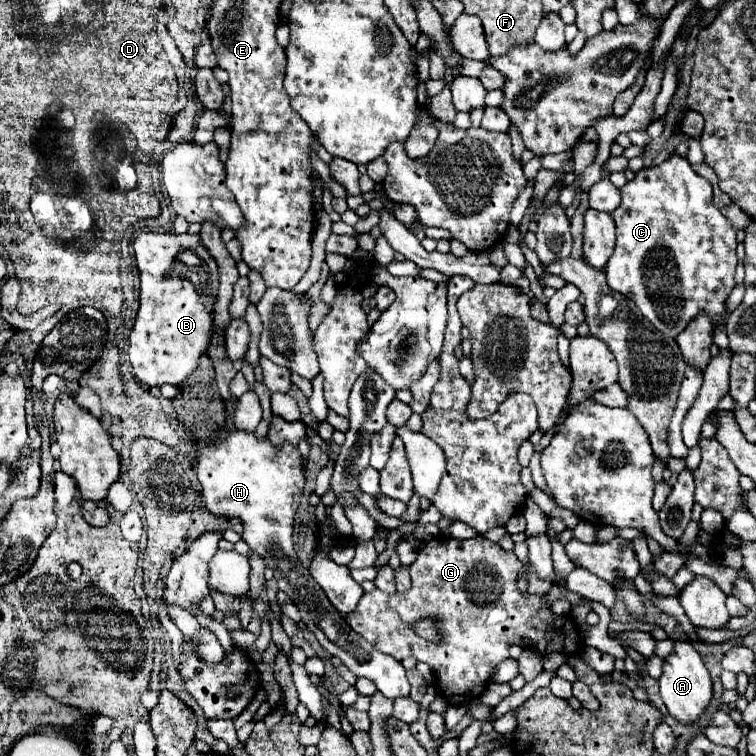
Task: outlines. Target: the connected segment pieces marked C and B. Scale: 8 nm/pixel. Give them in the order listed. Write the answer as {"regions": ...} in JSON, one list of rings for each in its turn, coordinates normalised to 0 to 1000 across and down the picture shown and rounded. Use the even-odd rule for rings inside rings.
{"regions":[[[[890,204],[877,217],[843,228],[843,233],[821,249],[821,270],[813,280],[808,280],[808,286],[813,288],[816,320],[800,352],[803,378],[811,386],[827,389],[832,397],[837,397],[848,415],[880,444],[893,447],[901,442],[925,413],[935,415],[943,434],[948,434],[962,415],[959,399],[972,381],[975,317],[967,294],[951,280],[951,275],[946,275],[940,265],[938,241],[917,228],[911,212]]],[[[187,307],[179,320],[176,320],[176,328],[179,328],[179,344],[181,344],[181,352],[184,352],[184,360],[187,360],[187,405],[184,405],[184,413],[181,413],[181,423],[179,423],[179,431],[173,437],[173,444],[171,444],[171,476],[176,481],[176,489],[181,495],[181,500],[194,508],[194,511],[216,511],[216,508],[239,508],[242,503],[247,503],[247,497],[261,487],[263,481],[263,474],[266,468],[274,463],[276,458],[276,447],[279,447],[279,429],[282,429],[282,402],[284,402],[284,389],[276,389],[276,386],[284,386],[287,381],[287,349],[282,347],[279,336],[271,331],[271,325],[266,323],[266,315],[263,312],[250,312],[250,310],[213,310],[213,307]],[[231,354],[258,354],[258,362],[253,362],[250,368],[239,368],[239,365],[231,365]],[[276,378],[284,378],[282,384],[274,384]]]]}

